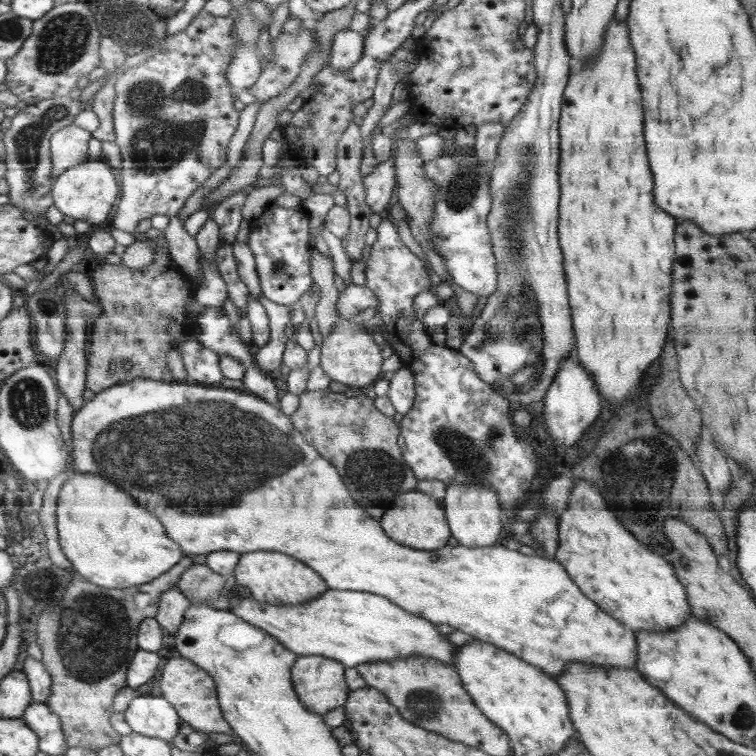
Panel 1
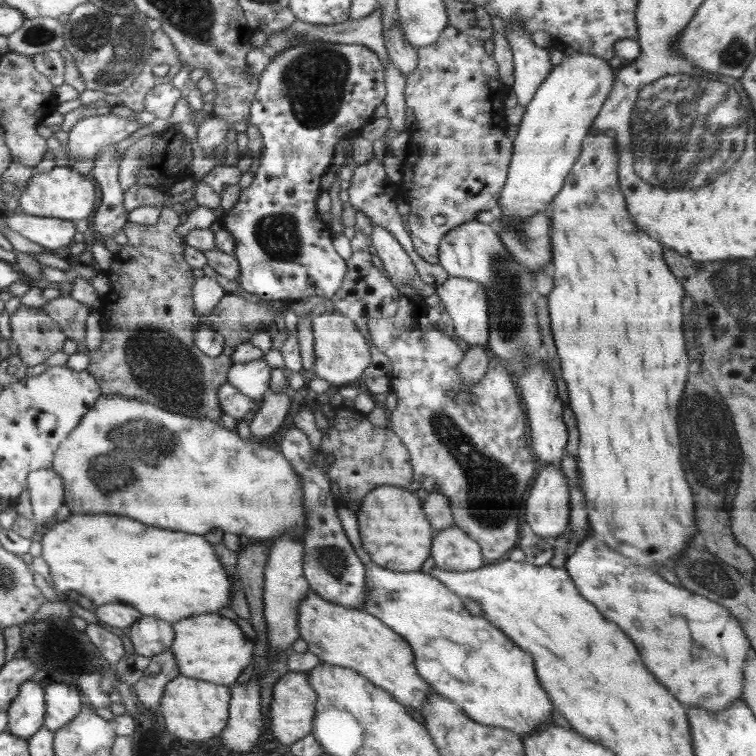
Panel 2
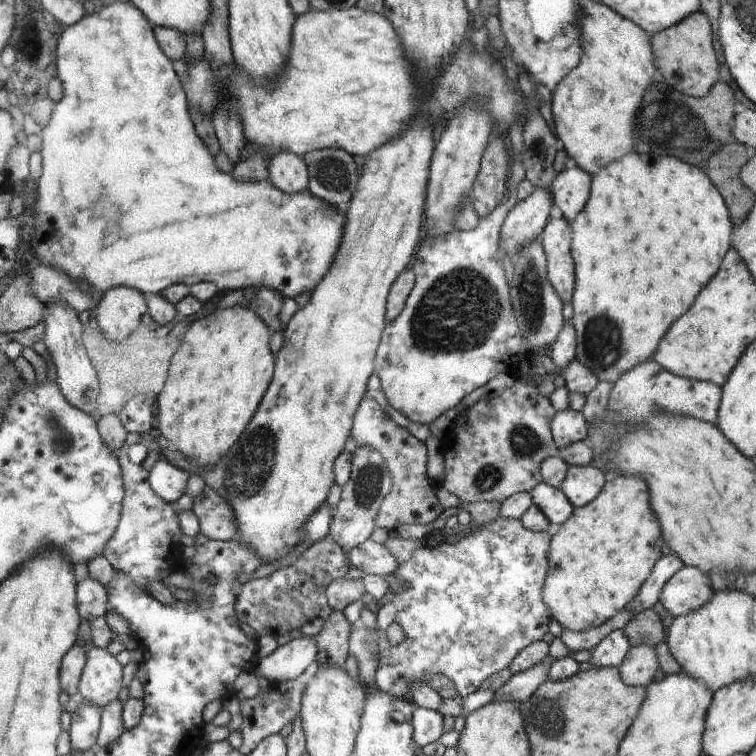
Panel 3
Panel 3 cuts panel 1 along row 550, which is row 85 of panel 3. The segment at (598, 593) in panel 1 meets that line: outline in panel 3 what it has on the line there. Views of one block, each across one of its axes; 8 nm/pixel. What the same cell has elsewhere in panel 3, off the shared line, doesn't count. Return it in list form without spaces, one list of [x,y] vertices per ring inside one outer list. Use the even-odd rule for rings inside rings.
[[[588,4],[586,7],[583,7],[583,12],[584,8],[588,10],[588,12],[586,12],[586,38],[584,38],[584,30],[582,36],[583,48],[586,46],[586,60],[583,58],[578,68],[573,68],[572,72],[570,72],[570,76],[566,76],[566,80],[562,80],[562,84],[558,84],[556,92],[550,97],[552,98],[551,109],[553,112],[551,126],[555,130],[556,137],[564,142],[564,150],[567,152],[568,156],[570,156],[571,163],[578,165],[590,175],[600,172],[600,170],[606,168],[610,162],[620,160],[622,156],[634,152],[634,120],[636,120],[636,112],[640,110],[640,100],[642,100],[644,92],[648,90],[648,86],[653,86],[655,80],[659,77],[659,73],[658,64],[655,64],[652,40],[650,40],[649,33],[647,33],[645,29],[634,24],[634,21],[620,16],[617,12],[614,12],[613,9],[608,8],[604,4]]]

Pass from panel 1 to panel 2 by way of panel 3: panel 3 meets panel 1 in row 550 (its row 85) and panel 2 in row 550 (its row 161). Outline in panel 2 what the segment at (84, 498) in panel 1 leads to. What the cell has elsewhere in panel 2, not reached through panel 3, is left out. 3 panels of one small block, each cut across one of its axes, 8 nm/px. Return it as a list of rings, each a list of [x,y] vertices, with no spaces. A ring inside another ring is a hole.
[[[71,513],[67,520],[56,522],[41,544],[42,556],[50,566],[55,596],[64,600],[70,600],[70,594],[76,592],[80,598],[88,598],[88,602],[97,608],[106,603],[126,603],[143,615],[161,618],[172,624],[194,615],[218,613],[224,606],[230,607],[232,578],[204,535],[160,530],[122,516]]]

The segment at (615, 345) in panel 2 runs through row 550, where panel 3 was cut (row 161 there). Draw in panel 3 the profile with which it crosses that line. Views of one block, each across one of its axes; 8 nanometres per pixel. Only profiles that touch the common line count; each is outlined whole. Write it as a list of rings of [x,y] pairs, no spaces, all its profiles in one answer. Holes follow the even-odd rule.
[[[634,154],[634,156],[626,156],[626,160],[618,160],[618,164],[610,164],[610,168],[606,168],[606,172],[598,172],[598,176],[592,178],[592,192],[590,192],[588,204],[571,223],[574,230],[573,260],[576,264],[576,288],[573,292],[571,323],[577,337],[576,360],[591,370],[599,381],[614,384],[625,372],[654,356],[658,342],[668,332],[670,324],[690,310],[698,292],[718,272],[721,260],[728,249],[732,247],[734,229],[732,217],[729,215],[728,205],[725,203],[720,190],[715,184],[712,184],[704,169],[699,169],[696,165],[684,164],[684,162],[670,158],[670,156]]]

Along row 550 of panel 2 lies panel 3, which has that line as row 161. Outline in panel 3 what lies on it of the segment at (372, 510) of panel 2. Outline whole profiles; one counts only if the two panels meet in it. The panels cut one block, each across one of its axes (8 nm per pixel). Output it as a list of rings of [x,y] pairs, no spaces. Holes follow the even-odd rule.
[[[418,118],[414,123],[410,122],[409,130],[400,137],[393,139],[390,143],[386,143],[380,148],[375,149],[365,157],[363,164],[364,173],[359,177],[352,198],[346,204],[347,222],[346,228],[343,229],[343,242],[339,247],[338,256],[335,257],[335,262],[331,270],[324,279],[321,280],[318,288],[312,292],[310,300],[304,308],[298,309],[297,312],[290,318],[290,321],[284,324],[283,337],[284,344],[275,355],[278,360],[278,370],[274,370],[274,378],[268,391],[266,391],[266,404],[262,404],[262,408],[258,408],[258,416],[253,416],[252,422],[245,428],[244,434],[240,436],[232,450],[222,455],[217,460],[215,465],[203,467],[199,463],[186,456],[179,450],[174,448],[162,449],[160,457],[166,457],[168,461],[191,474],[198,473],[204,479],[206,486],[215,489],[216,493],[224,498],[228,506],[231,506],[234,514],[236,514],[237,534],[241,542],[253,549],[259,555],[262,563],[271,563],[288,556],[290,552],[296,550],[296,546],[305,540],[303,533],[305,525],[311,520],[311,517],[320,509],[320,504],[326,500],[330,488],[335,484],[335,472],[333,469],[334,461],[338,455],[346,448],[346,442],[350,438],[350,432],[353,432],[354,418],[358,412],[359,405],[362,404],[362,396],[366,394],[366,382],[372,374],[372,360],[374,354],[377,354],[378,347],[381,344],[381,336],[384,334],[386,322],[386,309],[388,307],[388,296],[390,286],[393,286],[394,280],[397,280],[398,275],[402,274],[402,270],[408,266],[408,262],[414,256],[414,248],[420,240],[420,224],[422,224],[422,212],[424,212],[424,198],[427,198],[426,186],[429,186],[428,166],[430,158],[433,158],[432,152],[435,151],[434,143],[432,142],[432,131],[434,126],[425,119]]]

